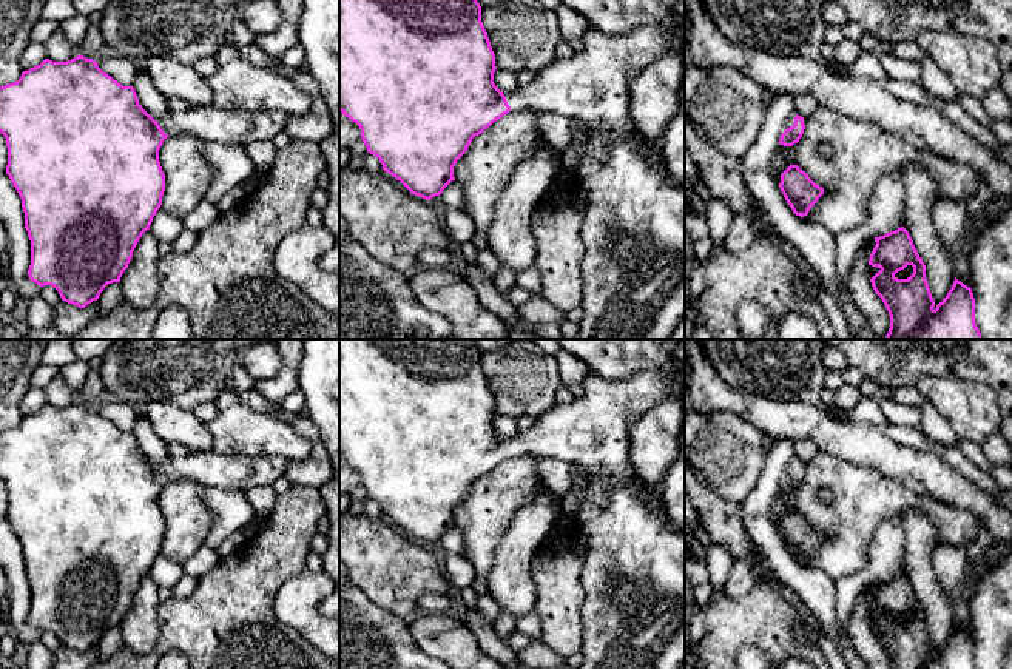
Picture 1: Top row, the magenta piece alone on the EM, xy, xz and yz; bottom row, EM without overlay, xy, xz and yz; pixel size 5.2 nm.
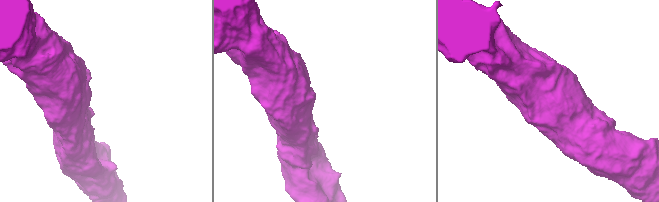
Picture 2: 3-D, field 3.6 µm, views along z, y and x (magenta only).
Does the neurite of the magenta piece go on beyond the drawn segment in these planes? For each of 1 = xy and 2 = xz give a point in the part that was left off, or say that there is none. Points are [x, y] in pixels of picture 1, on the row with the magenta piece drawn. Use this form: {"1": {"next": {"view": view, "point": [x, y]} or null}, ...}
{"1": {"next": {"view": "xy", "point": [210, 124]}}, "2": {"next": {"view": "xz", "point": [591, 87]}}}

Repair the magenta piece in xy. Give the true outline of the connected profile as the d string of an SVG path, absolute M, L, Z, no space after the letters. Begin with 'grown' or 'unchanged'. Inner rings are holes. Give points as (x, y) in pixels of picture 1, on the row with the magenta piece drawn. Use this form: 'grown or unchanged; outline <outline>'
grown; outline M77 55L66 62L45 59L23 71L14 83L0 86L0 133L6 139L6 174L15 187L31 240L28 276L40 287L54 287L62 301L85 308L97 301L108 284L120 282L133 251L150 230L162 205L165 174L159 150L168 136L184 134L204 142L247 145L272 140L284 129L288 116L282 111L244 111L214 105L170 111L156 122L140 105L133 86L123 86L103 72L97 62Z

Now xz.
grown; outline M339 0L339 111L359 126L361 139L367 148L367 153L380 159L383 170L400 180L412 194L420 196L426 200L440 196L443 190L452 180L455 180L454 166L457 160L467 151L472 139L481 134L486 128L489 128L494 122L501 119L511 109L534 109L538 113L563 116L569 120L588 122L592 123L608 142L620 142L623 139L628 139L629 136L637 134L642 150L648 151L653 157L663 162L662 171L665 173L668 185L674 188L685 188L685 185L668 174L660 143L646 139L634 126L634 122L629 117L628 83L631 76L640 72L646 65L659 59L671 45L677 45L676 34L682 26L685 26L685 17L679 15L676 15L670 25L659 23L654 26L642 26L619 35L603 34L592 25L589 25L583 35L582 52L574 52L574 55L569 59L555 60L552 65L537 72L534 82L525 86L518 86L514 92L504 96L494 83L494 72L497 69L495 54L492 51L487 32L483 26L481 6L477 0Z

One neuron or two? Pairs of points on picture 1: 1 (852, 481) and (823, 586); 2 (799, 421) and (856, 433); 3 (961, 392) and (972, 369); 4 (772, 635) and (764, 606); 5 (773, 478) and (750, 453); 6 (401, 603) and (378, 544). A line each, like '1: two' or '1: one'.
1: two
2: one
3: two
4: one
5: two
6: one

